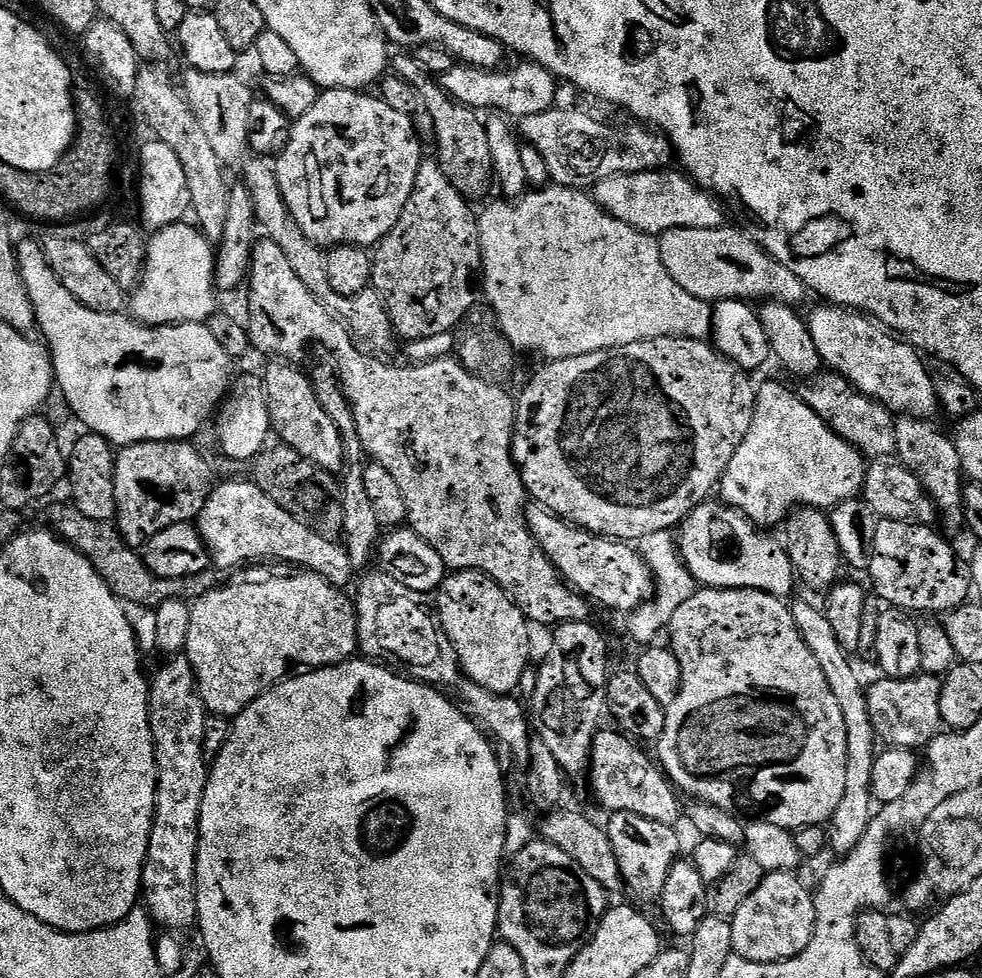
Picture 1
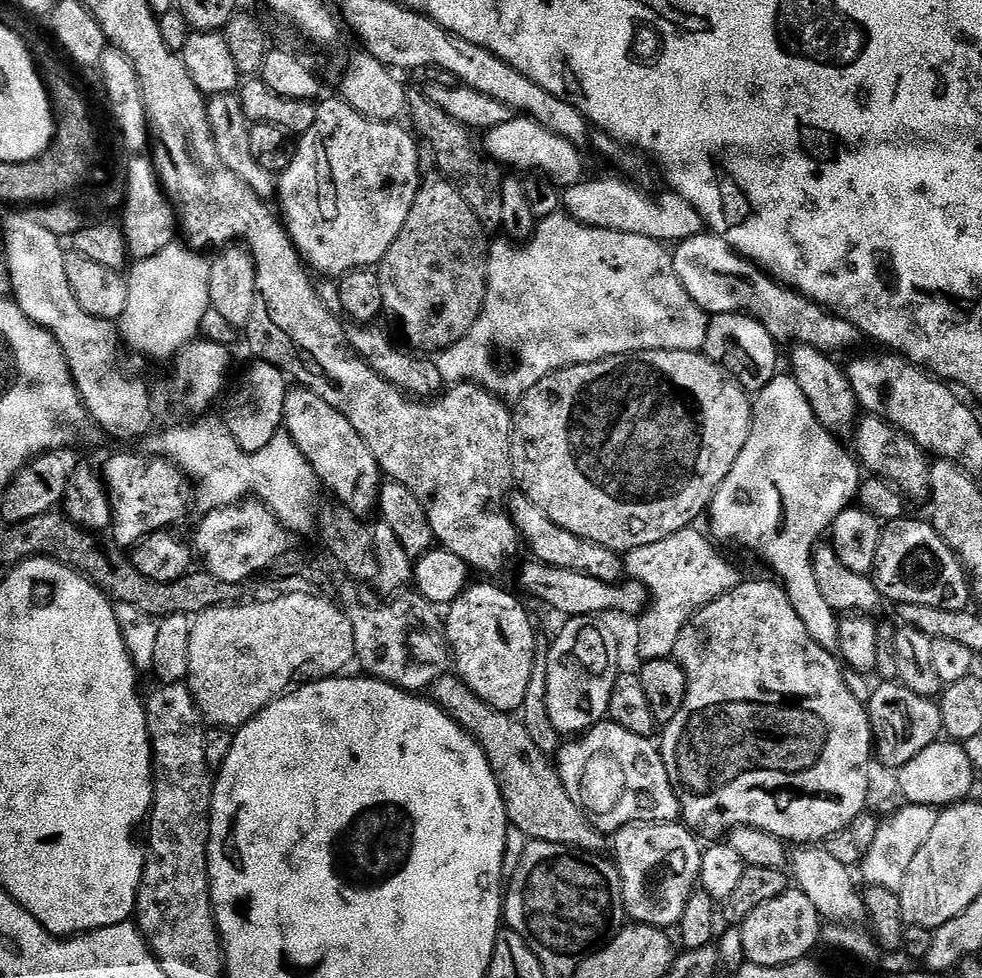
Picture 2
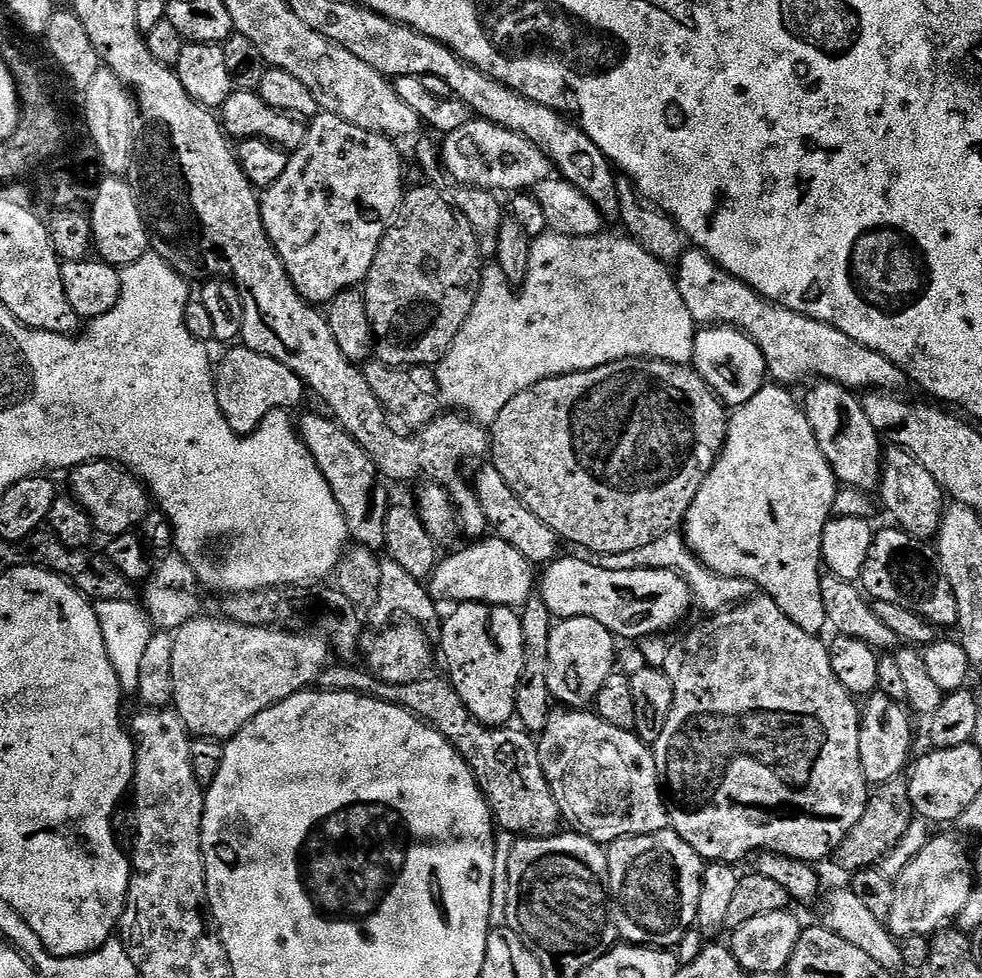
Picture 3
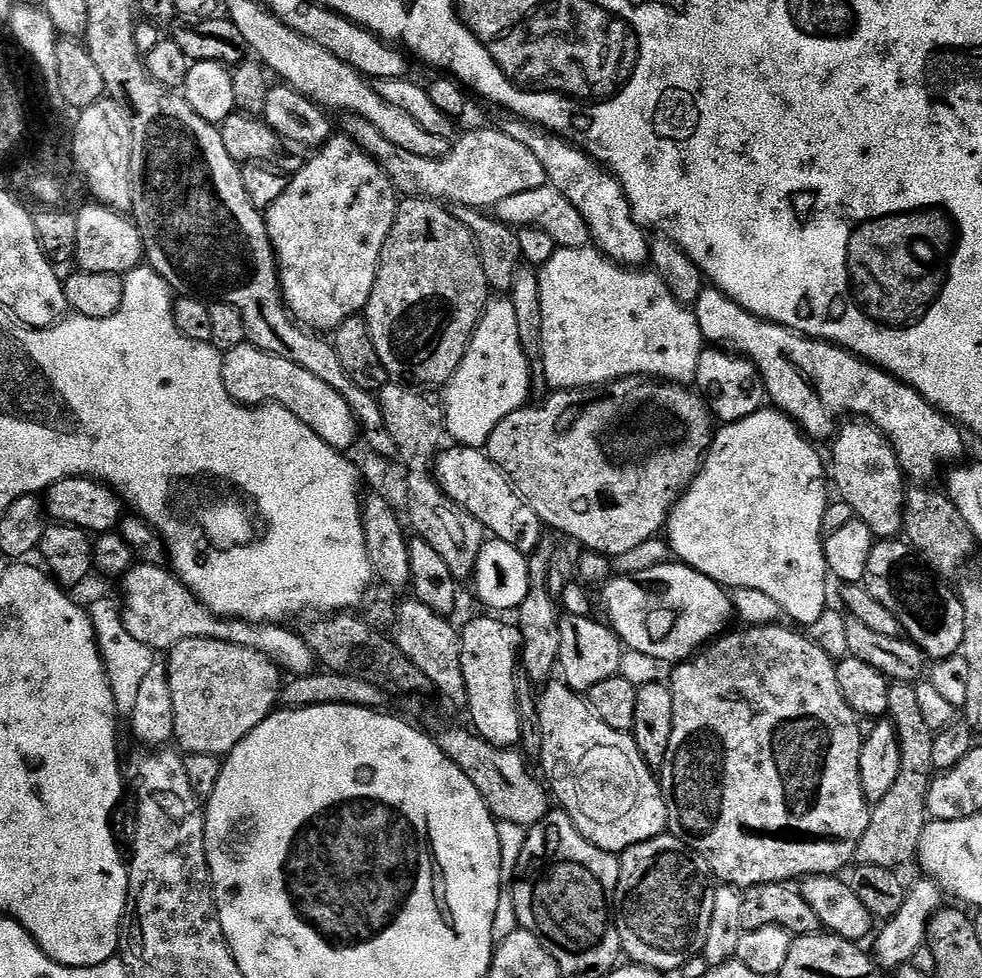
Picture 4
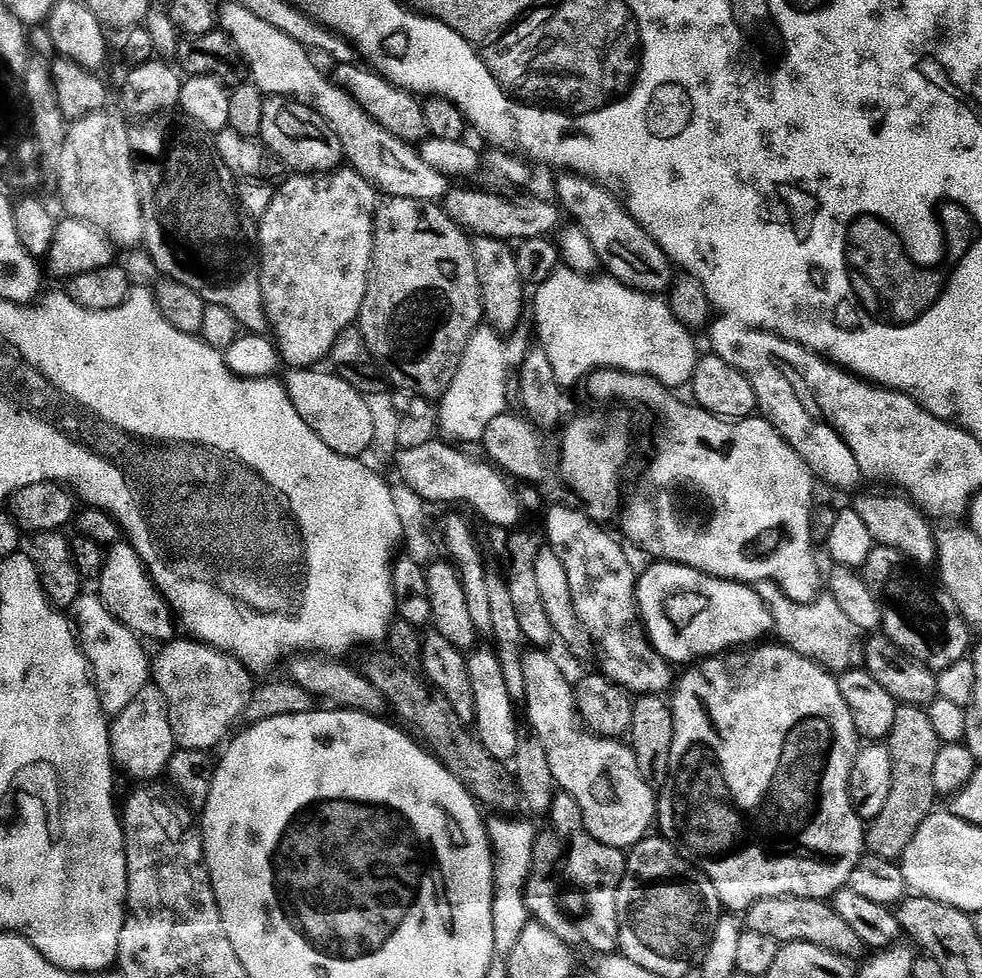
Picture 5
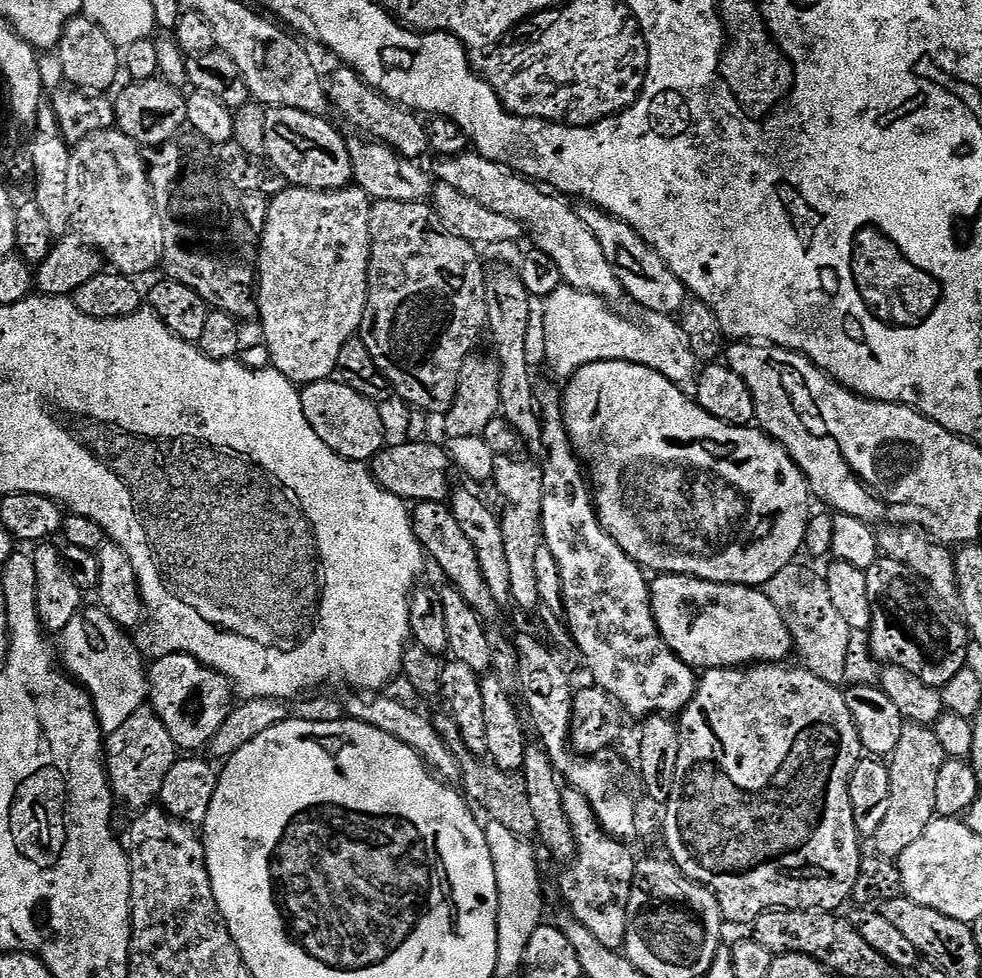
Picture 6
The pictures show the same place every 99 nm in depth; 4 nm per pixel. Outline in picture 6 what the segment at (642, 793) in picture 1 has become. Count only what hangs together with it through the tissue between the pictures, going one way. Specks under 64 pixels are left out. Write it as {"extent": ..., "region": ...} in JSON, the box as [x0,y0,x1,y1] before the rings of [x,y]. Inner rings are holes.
{"extent":[514,636,636,842],"region":[[[520,636],[514,640],[518,662],[520,663],[520,688],[519,695],[524,695],[524,704],[528,707],[528,712],[532,715],[532,724],[536,727],[539,743],[548,752],[548,757],[552,759],[552,764],[556,768],[557,773],[571,787],[576,788],[582,794],[586,794],[586,798],[594,806],[594,814],[598,818],[598,822],[604,827],[604,830],[615,836],[616,839],[625,842],[631,841],[631,836],[636,832],[636,800],[632,797],[630,789],[624,785],[622,777],[616,773],[616,768],[612,764],[607,764],[604,758],[589,758],[580,756],[573,752],[570,743],[570,718],[572,717],[572,698],[574,695],[574,684],[568,681],[568,672],[560,665],[560,660],[539,640],[536,636]]]}

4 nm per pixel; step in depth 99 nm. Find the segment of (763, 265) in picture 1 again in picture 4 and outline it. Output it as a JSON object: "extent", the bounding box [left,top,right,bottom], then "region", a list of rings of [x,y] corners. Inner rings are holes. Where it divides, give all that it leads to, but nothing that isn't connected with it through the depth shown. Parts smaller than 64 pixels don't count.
{"extent":[694,286,964,482],"region":[[[708,286],[703,289],[703,292],[698,297],[694,305],[694,311],[696,314],[696,321],[700,327],[700,333],[704,335],[705,341],[712,346],[723,346],[728,350],[735,350],[739,355],[752,361],[752,365],[759,370],[760,379],[764,385],[764,391],[766,393],[767,399],[771,401],[773,405],[779,411],[785,412],[786,415],[791,416],[793,420],[797,421],[805,433],[809,437],[817,438],[816,436],[824,436],[828,432],[828,410],[834,408],[838,412],[848,412],[844,414],[851,414],[856,418],[866,418],[868,423],[873,424],[879,432],[883,432],[885,436],[888,437],[888,441],[892,444],[892,447],[896,449],[896,456],[900,459],[900,466],[904,469],[905,473],[909,477],[912,476],[913,481],[916,482],[928,482],[932,475],[939,470],[940,464],[944,464],[947,460],[959,461],[960,455],[964,452],[964,440],[960,437],[961,429],[957,427],[953,421],[949,420],[943,412],[940,412],[935,408],[930,402],[926,402],[926,398],[922,394],[918,394],[918,390],[914,390],[909,384],[903,384],[897,376],[891,376],[890,373],[885,372],[884,369],[876,367],[874,364],[869,364],[867,360],[862,360],[860,357],[855,356],[852,352],[849,352],[846,348],[841,348],[839,344],[833,344],[826,340],[813,340],[811,336],[804,336],[800,332],[795,332],[793,328],[783,328],[780,324],[774,324],[771,320],[767,318],[761,318],[755,316],[753,312],[747,312],[743,306],[737,300],[731,300],[725,292],[720,291],[719,288],[715,286]]]}

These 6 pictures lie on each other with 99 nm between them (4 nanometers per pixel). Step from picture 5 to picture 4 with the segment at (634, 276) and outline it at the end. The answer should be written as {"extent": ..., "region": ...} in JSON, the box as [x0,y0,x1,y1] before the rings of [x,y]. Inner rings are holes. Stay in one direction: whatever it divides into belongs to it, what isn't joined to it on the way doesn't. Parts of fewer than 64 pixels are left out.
{"extent":[498,114,650,265],"region":[[[508,114],[503,118],[505,120],[499,121],[498,124],[500,131],[514,138],[514,142],[522,142],[522,146],[528,147],[538,157],[538,162],[542,162],[542,170],[546,170],[548,175],[548,184],[557,188],[566,198],[570,198],[578,214],[586,218],[592,235],[591,243],[618,264],[647,265],[650,260],[650,236],[632,217],[632,207],[619,180],[589,152],[577,148],[569,140],[563,140],[553,132],[547,132],[540,125],[531,124],[529,120],[521,120],[519,116]]]}

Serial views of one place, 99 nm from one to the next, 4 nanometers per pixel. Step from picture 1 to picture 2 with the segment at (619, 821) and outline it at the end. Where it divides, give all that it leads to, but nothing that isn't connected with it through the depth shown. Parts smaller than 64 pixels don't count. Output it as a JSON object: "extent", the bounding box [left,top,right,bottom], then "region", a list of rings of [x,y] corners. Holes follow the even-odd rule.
{"extent":[610,822,702,930],"region":[[[680,822],[674,824],[627,824],[617,832],[611,833],[610,848],[612,844],[612,856],[616,859],[616,872],[620,875],[618,900],[619,903],[620,900],[624,903],[624,912],[629,916],[629,921],[661,930],[672,930],[679,925],[688,901],[694,895],[692,887],[697,887],[700,878],[702,844],[699,842],[701,843]]]}

